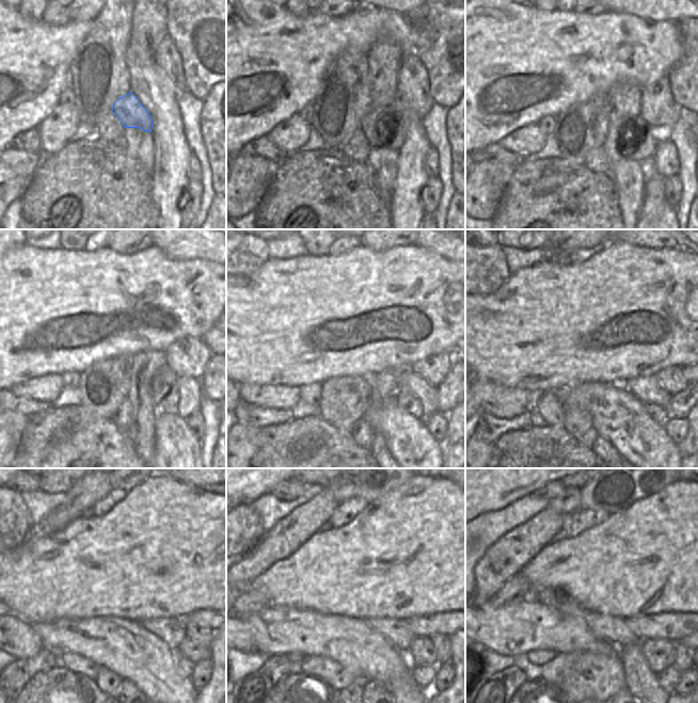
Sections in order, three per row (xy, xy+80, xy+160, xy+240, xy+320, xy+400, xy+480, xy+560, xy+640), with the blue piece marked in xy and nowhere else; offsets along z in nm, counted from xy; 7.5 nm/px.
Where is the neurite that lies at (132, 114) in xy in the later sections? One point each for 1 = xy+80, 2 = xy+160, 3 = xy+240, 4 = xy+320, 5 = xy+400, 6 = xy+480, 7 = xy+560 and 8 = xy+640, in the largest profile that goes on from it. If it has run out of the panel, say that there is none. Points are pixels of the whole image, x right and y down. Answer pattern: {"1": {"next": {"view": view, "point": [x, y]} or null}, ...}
{"1": {"next": {"view": "xy+80", "point": [380, 126]}}, "2": {"next": {"view": "xy+160", "point": [644, 152]}}, "3": {"next": {"view": "xy+240", "point": [165, 394]}}, "4": {"next": {"view": "xy+320", "point": [405, 398]}}, "5": {"next": {"view": "xy+400", "point": [659, 414]}}, "6": {"next": {"view": "xy+480", "point": [184, 667]}}, "7": {"next": {"view": "xy+560", "point": [424, 675]}}, "8": {"next": {"view": "xy+640", "point": [668, 678]}}}

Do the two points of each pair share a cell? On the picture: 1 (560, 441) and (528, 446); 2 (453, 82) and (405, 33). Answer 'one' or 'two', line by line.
1: one
2: two

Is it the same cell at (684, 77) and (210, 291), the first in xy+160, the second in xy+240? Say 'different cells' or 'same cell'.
different cells

